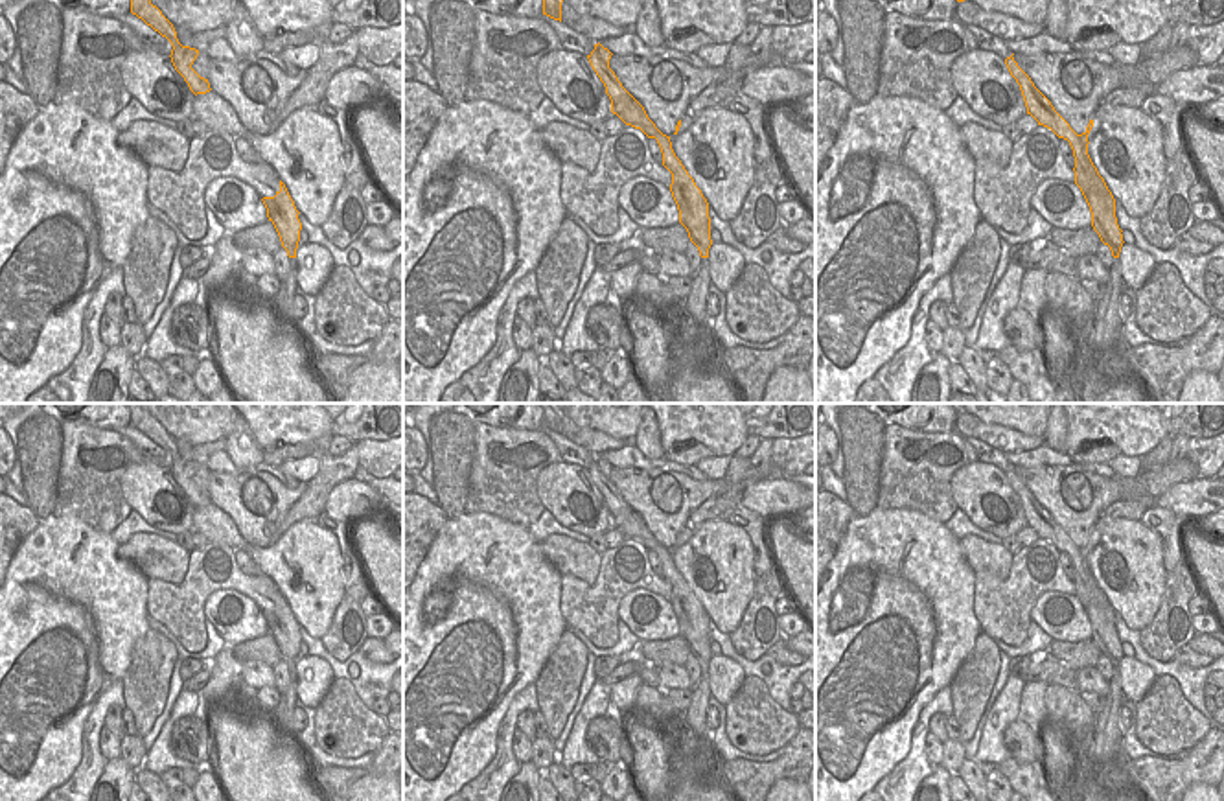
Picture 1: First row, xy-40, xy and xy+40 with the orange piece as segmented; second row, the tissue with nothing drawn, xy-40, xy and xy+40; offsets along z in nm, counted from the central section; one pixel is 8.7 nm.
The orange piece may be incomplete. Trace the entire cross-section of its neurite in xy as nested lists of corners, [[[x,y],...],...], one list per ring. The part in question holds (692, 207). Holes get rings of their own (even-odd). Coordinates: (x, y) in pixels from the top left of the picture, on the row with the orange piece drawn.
[[[600,42],[595,44],[595,50],[587,55],[611,99],[611,112],[626,125],[641,129],[648,138],[657,140],[663,153],[663,166],[672,173],[670,192],[679,210],[679,223],[687,228],[690,241],[699,250],[699,256],[709,258],[709,249],[712,245],[709,203],[681,160],[676,157],[670,136],[663,134],[655,127],[644,107],[622,87],[615,72],[609,68],[611,55],[613,53]]]

